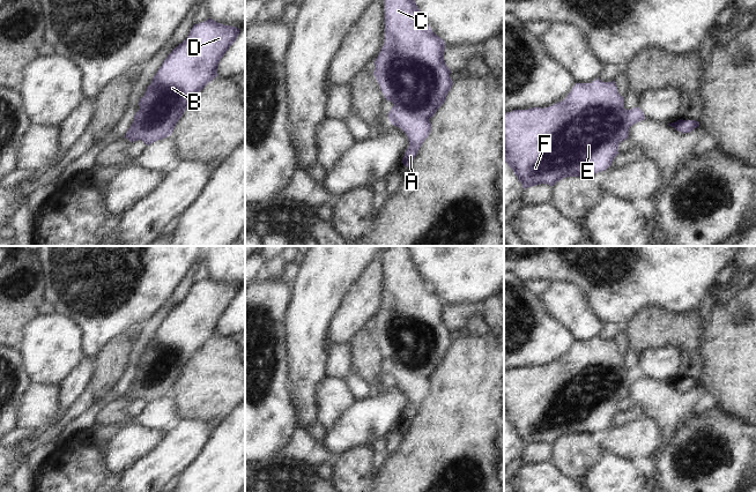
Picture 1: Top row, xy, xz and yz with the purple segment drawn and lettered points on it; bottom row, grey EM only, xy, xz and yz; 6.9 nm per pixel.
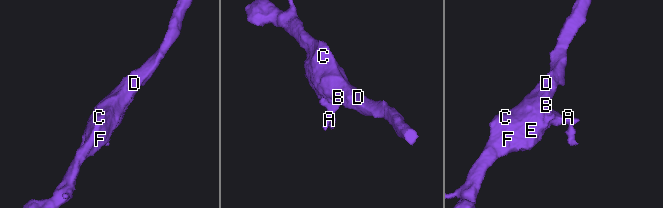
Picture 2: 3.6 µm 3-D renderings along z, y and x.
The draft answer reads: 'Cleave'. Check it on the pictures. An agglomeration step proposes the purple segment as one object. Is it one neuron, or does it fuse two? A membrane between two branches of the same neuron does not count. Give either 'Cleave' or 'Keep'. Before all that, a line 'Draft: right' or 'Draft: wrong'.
Draft: wrong
Keep

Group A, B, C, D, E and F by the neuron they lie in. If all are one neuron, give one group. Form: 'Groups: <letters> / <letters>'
Groups: A B C D E F

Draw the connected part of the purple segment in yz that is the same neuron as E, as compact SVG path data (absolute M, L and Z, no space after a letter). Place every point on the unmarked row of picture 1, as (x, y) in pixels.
M615 340L576 342L564 359L551 365L504 372L504 418L524 448L540 442L554 445L566 435L592 435L612 425L630 386L644 378L639 366L624 367Z

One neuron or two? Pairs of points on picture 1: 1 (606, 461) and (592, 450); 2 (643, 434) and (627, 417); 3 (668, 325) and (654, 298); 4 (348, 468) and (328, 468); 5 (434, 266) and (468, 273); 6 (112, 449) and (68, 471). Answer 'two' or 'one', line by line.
1: two
2: two
3: two
4: two
5: one
6: two

